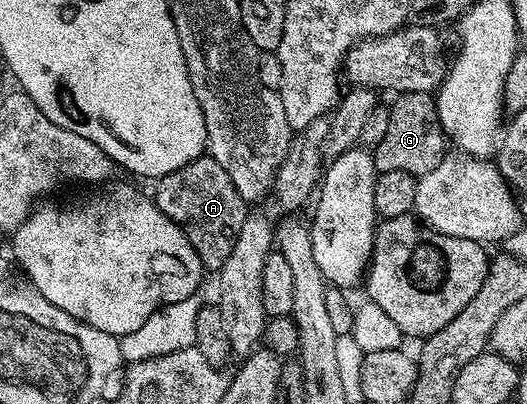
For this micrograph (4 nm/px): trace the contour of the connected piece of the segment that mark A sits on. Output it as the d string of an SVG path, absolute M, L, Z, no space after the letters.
M203 154L182 168L164 174L155 186L152 198L156 206L183 228L205 269L218 272L229 258L248 213L248 204L238 195L226 170L212 157Z

